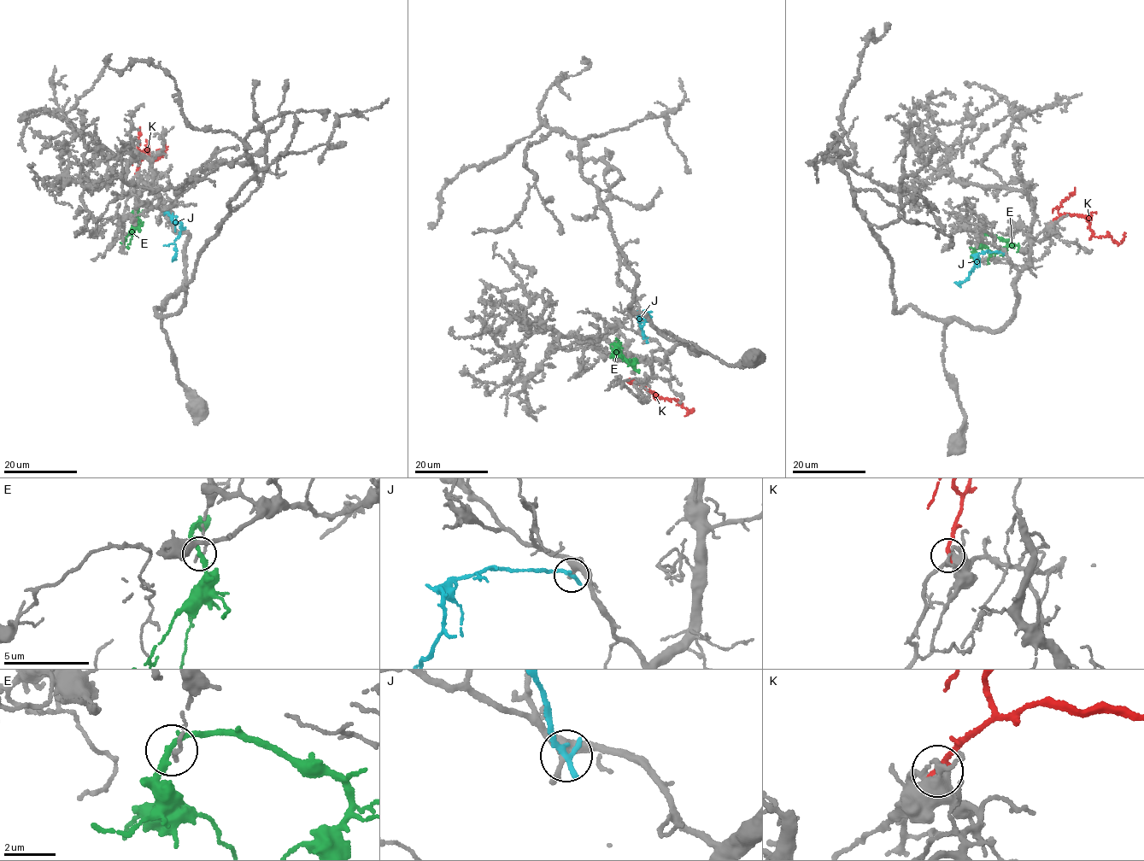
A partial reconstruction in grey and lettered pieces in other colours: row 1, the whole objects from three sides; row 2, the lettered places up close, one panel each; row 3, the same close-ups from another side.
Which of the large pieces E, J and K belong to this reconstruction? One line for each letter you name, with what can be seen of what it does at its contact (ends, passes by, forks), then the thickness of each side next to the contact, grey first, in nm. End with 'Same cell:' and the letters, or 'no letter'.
Same cell: no letter

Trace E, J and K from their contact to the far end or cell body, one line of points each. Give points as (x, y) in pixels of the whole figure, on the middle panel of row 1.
E: (613, 345), (615, 354), (638, 371)
J: (645, 339), (637, 318), (643, 311), (648, 314), (649, 319)
K: (636, 383), (660, 398), (679, 401), (690, 412), (693, 411), (689, 410)

